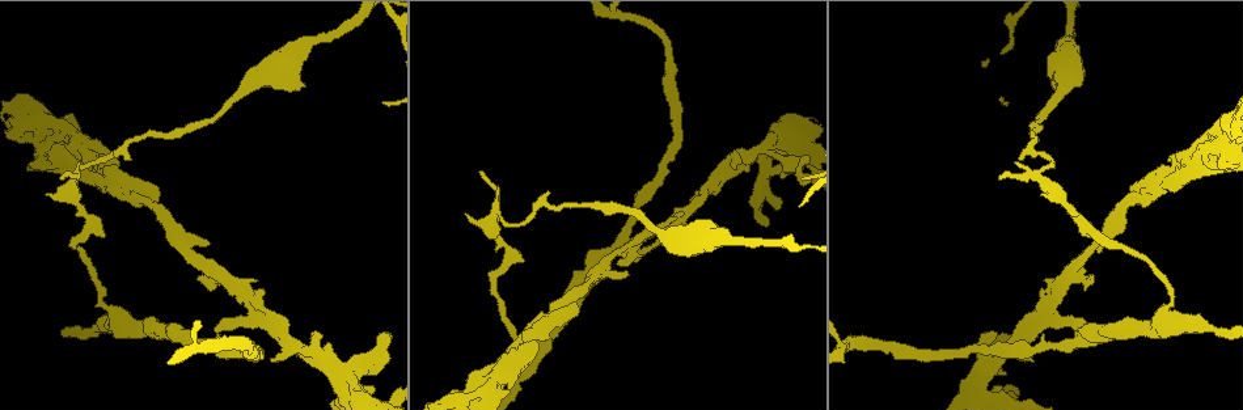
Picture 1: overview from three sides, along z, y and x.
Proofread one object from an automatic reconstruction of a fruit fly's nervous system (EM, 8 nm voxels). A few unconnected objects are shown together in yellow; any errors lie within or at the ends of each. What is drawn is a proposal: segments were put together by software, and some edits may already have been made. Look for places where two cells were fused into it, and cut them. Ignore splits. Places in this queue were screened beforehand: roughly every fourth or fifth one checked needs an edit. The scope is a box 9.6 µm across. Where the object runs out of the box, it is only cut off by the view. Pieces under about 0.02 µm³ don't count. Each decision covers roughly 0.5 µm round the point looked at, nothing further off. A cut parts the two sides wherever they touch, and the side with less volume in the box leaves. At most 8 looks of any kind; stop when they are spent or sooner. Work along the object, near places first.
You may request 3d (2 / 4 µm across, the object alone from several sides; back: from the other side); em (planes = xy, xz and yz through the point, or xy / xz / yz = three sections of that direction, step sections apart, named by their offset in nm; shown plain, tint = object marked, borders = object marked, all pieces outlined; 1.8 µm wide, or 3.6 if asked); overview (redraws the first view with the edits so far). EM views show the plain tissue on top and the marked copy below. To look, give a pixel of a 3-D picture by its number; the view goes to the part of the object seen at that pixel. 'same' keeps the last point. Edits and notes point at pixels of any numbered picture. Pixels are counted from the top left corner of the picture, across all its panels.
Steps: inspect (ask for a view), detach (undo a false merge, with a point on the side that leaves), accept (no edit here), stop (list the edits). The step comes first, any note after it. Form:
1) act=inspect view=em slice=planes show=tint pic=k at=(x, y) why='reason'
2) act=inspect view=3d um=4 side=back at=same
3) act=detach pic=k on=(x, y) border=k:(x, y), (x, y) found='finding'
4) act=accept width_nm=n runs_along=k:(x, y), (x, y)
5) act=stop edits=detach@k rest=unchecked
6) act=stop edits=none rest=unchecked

act=inspect view=3d um=2 side=back pic=1 at=(675, 221) why='a fork'

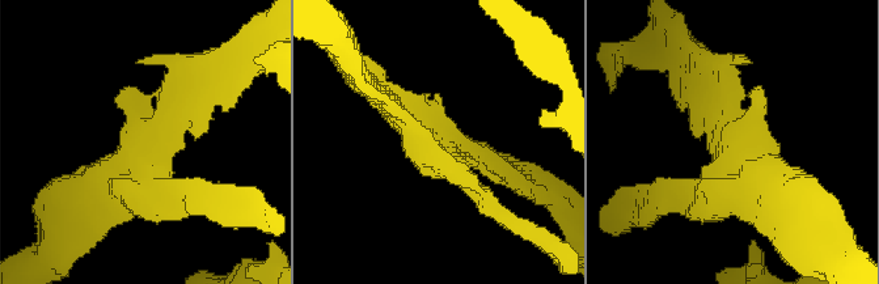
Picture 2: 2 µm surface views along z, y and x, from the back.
act=inspect view=em slice=xz step=16 show=tint pic=2 at=(735, 142) why='shape alone is not enough'

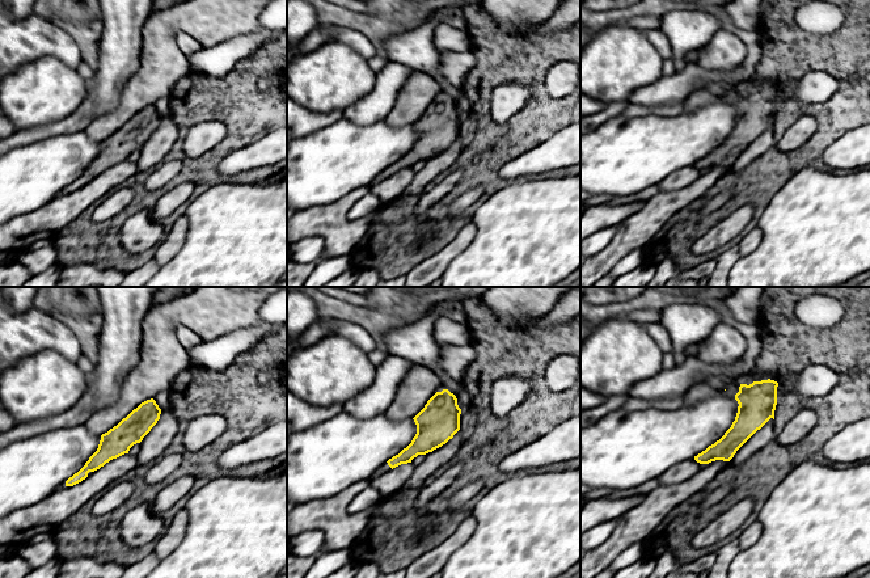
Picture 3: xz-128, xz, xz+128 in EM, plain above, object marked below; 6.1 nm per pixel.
act=accept width_nm=140 runs_along=3:(773, 384), (746, 425), (700, 459) found='all the same cell'

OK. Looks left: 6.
act=inspect view=em slice=planes show=tint pic=1 at=(973, 393) why='looks like a crossing'

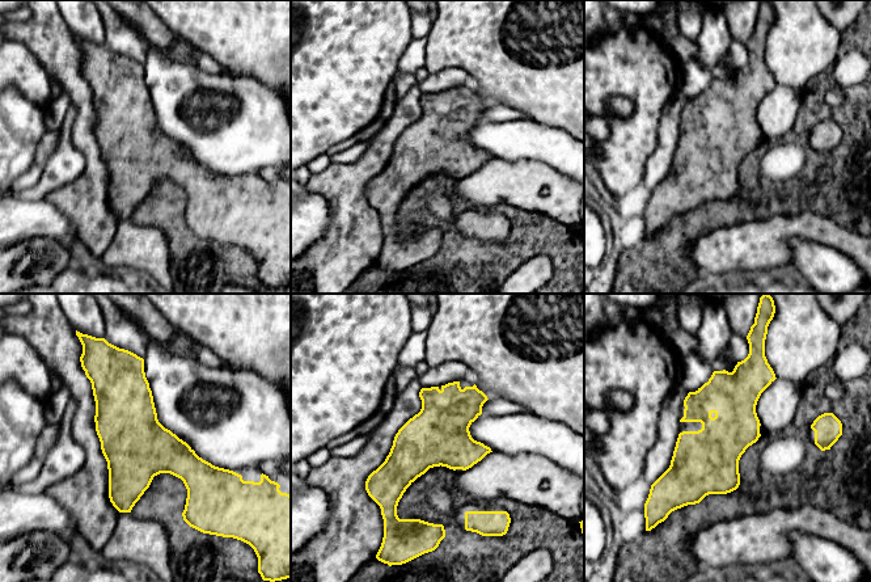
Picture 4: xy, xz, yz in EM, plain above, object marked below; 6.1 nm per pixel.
act=accept found='continuous, no second cell'

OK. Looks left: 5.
act=inspect view=em slice=yz step=4 show=tint pic=1 at=(1171, 312) why='calibre changes'

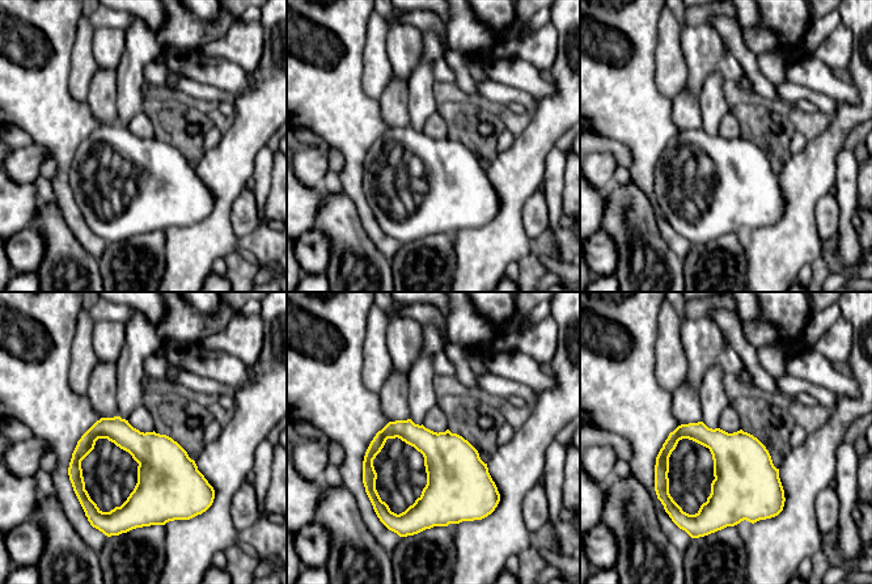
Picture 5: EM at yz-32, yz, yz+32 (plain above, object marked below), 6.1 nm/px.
act=accept found='continuous, no second cell'

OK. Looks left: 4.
act=stop edits=none rest=unchecked

